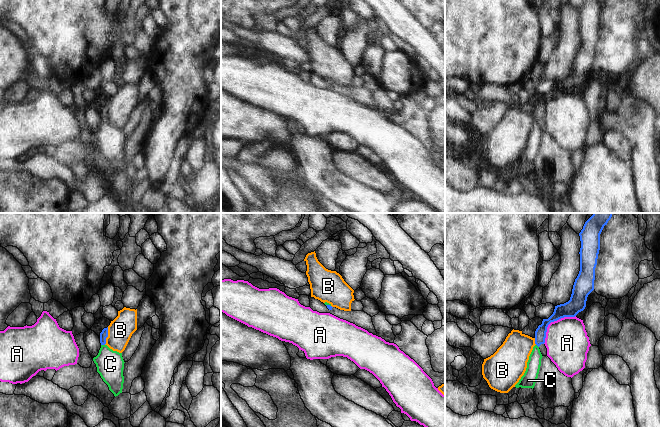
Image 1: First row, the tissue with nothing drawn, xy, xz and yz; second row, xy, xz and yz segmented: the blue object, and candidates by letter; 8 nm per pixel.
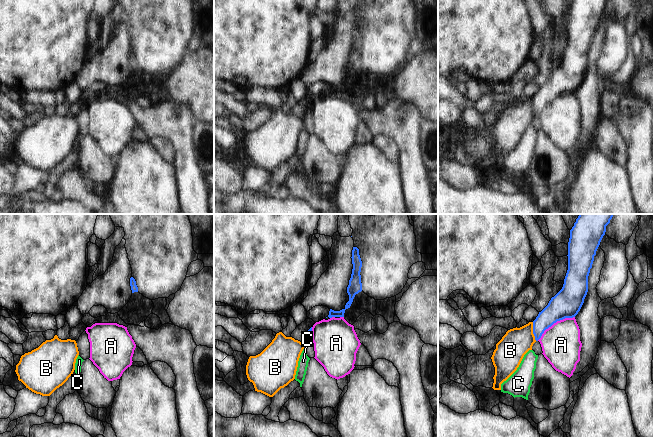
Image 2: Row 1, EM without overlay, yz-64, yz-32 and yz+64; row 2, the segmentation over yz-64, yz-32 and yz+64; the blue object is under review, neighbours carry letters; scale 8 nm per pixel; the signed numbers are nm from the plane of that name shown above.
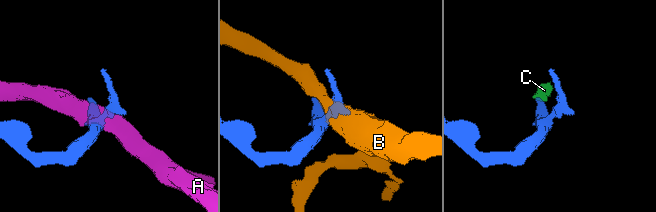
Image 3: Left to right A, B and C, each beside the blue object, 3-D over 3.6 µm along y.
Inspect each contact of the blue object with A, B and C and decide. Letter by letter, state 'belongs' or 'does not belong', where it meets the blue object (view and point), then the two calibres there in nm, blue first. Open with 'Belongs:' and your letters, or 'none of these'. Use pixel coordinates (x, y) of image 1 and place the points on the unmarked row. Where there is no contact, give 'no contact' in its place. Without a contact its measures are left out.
Belongs: C
A: does not belong | yz (552, 97) | 140/340 nm
B: does not belong | xy (107, 112) | 60/200 nm
C: belongs | xy (103, 120) | 60/220 nm

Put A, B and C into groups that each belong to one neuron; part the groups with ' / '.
A / B / C

